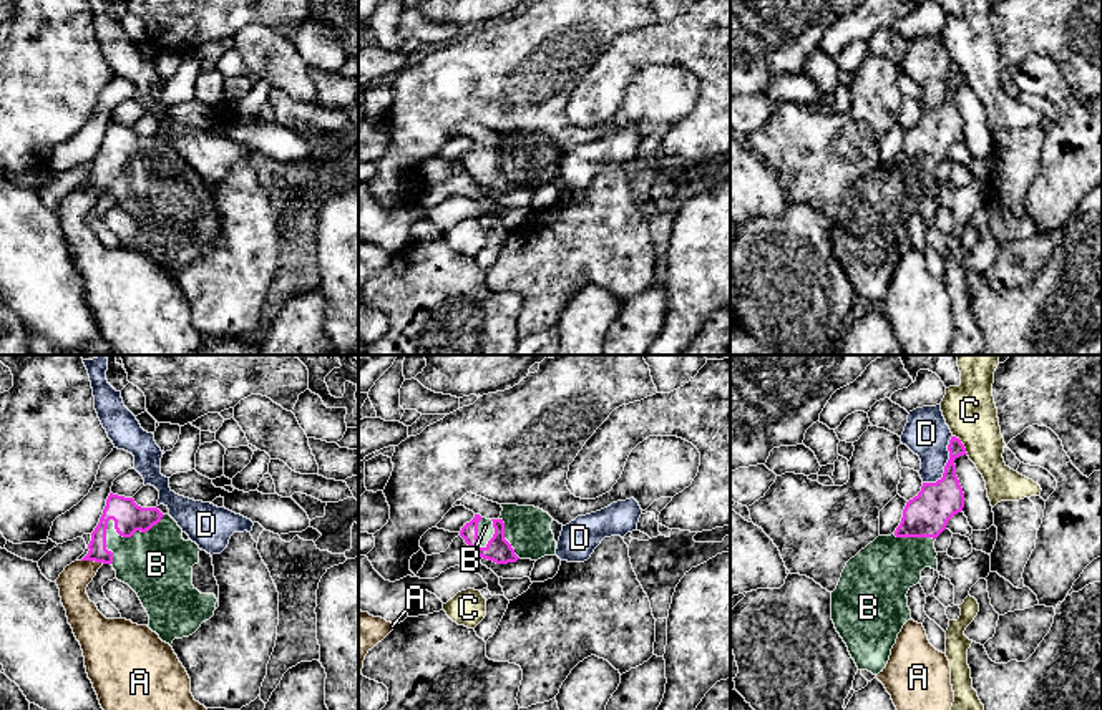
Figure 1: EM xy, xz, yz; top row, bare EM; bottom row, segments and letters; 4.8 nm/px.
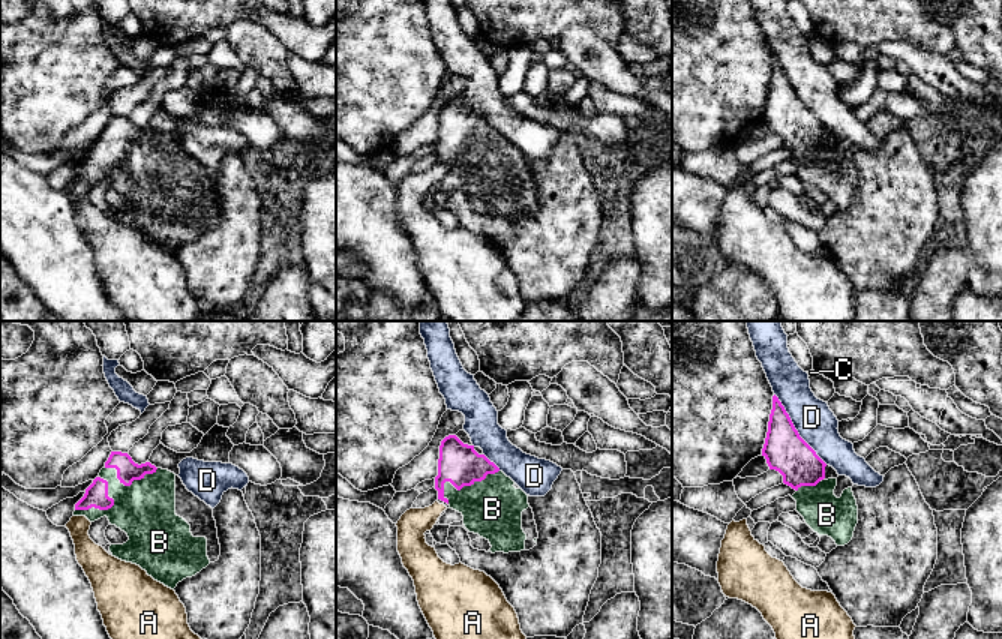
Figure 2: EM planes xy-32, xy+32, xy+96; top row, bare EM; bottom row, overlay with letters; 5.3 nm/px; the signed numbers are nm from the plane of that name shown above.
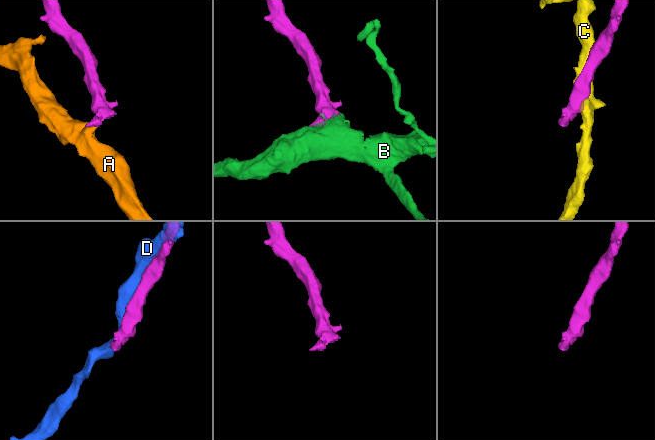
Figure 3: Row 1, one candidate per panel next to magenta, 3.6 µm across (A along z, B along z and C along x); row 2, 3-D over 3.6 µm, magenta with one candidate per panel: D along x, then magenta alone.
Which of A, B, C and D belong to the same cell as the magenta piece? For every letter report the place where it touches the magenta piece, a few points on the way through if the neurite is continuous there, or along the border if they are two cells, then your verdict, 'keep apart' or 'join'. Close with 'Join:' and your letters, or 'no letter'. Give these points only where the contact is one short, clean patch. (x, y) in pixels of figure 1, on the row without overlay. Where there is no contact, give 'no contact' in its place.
A: contact xy (93, 188); border xy (82, 188), (103, 191); keep apart
B: contact xy (115, 155); join
C: contact yz (961, 72); keep apart
D: contact yz (946, 93); keep apart
Join: B

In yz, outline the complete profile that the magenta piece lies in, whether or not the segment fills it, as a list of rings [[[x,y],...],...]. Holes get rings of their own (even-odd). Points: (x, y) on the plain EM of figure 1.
[[[956,65],[948,80],[943,106],[923,111],[896,159],[851,186],[831,221],[831,249],[858,299],[878,304],[886,295],[898,262],[911,249],[906,222],[924,196],[938,199],[934,169],[964,136],[954,88],[968,81]]]

